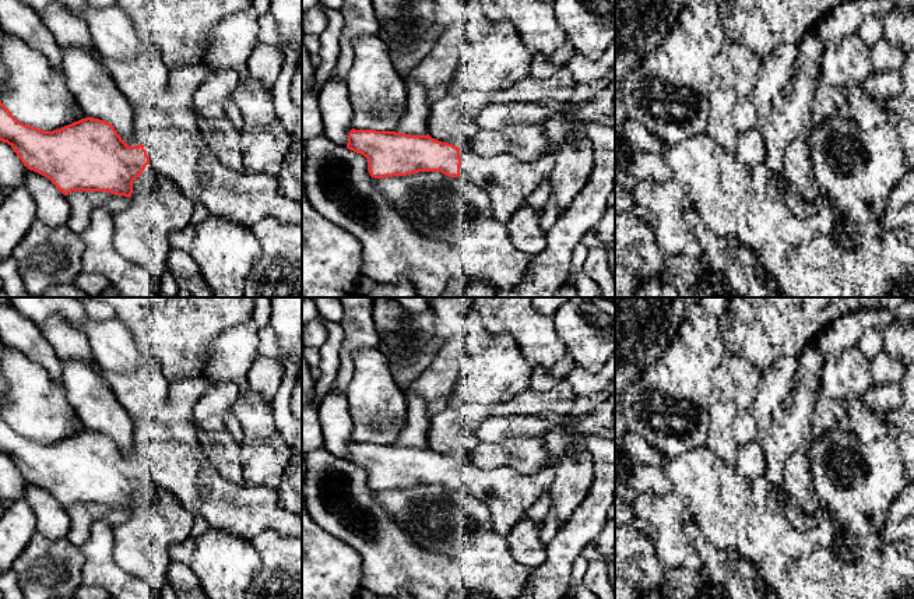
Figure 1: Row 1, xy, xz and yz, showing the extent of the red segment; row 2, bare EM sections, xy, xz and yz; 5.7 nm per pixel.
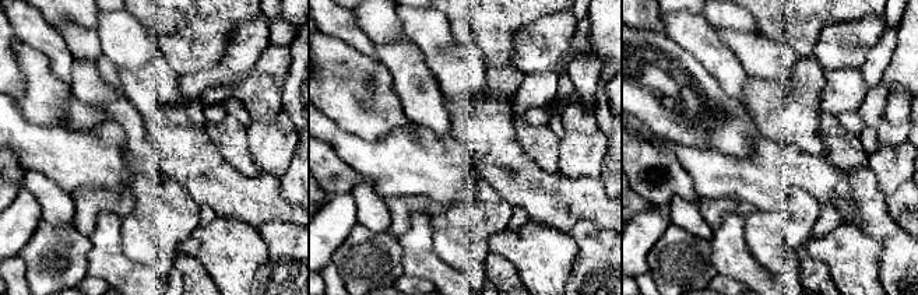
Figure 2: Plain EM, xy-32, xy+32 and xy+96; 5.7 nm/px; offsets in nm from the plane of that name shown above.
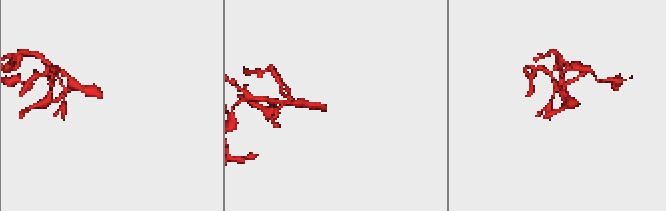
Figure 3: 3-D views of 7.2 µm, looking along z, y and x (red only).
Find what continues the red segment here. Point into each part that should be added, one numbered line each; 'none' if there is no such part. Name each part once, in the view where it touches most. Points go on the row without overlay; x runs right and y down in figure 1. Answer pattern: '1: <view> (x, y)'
1: xz (509, 496)

